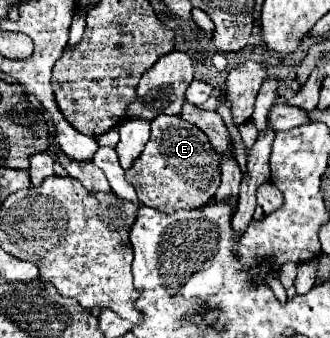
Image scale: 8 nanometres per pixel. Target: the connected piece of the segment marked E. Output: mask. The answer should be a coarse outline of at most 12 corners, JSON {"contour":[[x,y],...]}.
{"contour":[[176,115],[152,121],[126,179],[164,213],[214,201],[220,153]]}

